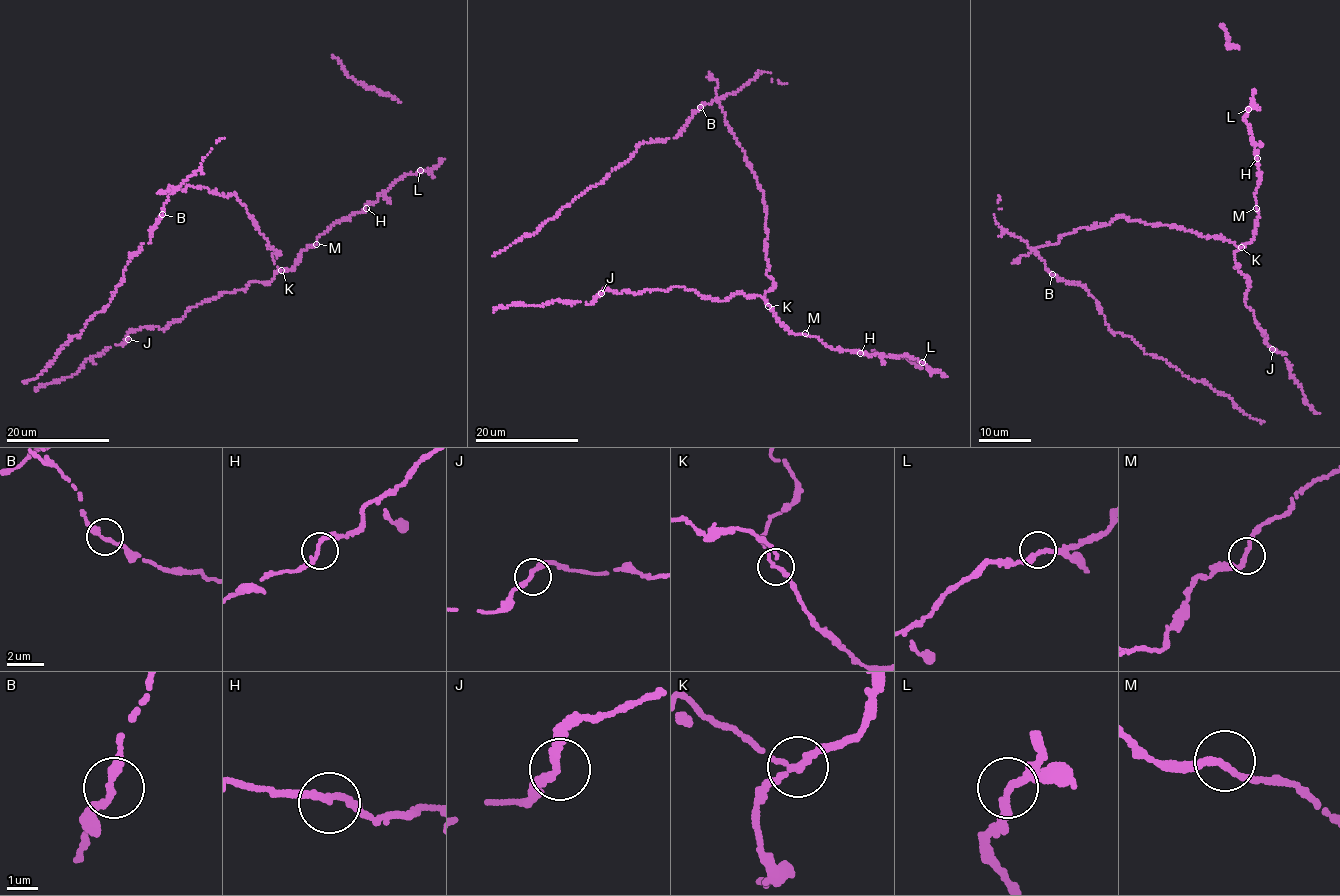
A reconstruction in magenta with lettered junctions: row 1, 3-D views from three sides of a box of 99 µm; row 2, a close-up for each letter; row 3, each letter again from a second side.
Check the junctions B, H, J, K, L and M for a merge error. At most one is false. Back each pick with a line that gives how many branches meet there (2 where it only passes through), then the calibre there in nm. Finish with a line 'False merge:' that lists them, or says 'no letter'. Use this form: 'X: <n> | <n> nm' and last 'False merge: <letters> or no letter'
K: 2 | 240 nm
False merge: K

